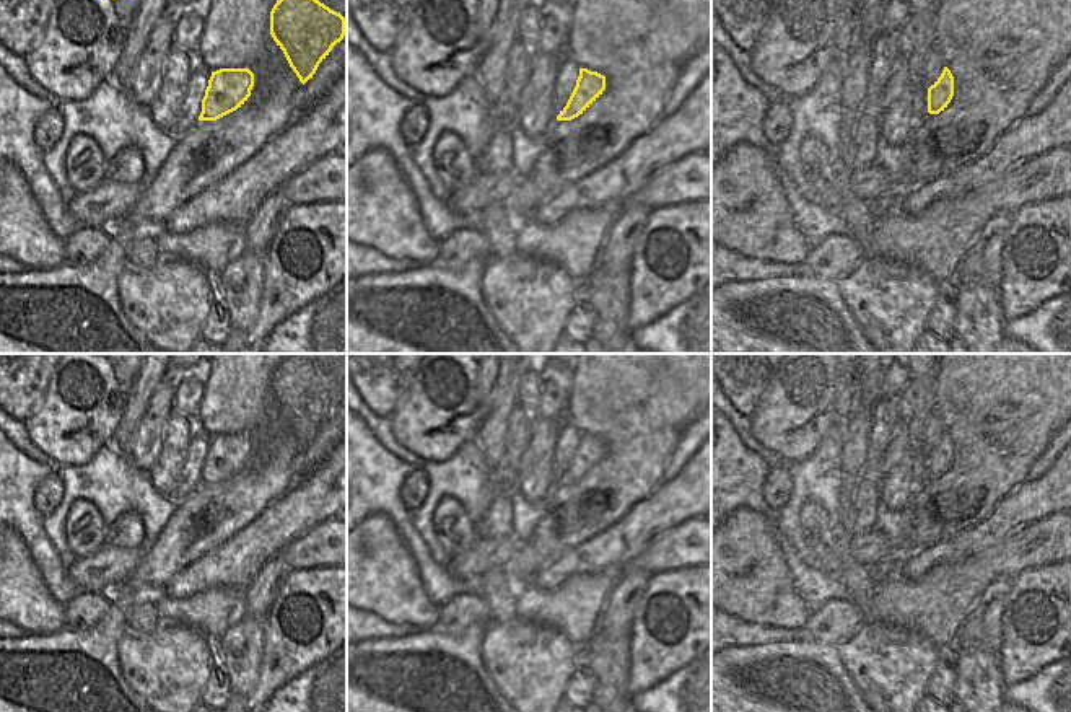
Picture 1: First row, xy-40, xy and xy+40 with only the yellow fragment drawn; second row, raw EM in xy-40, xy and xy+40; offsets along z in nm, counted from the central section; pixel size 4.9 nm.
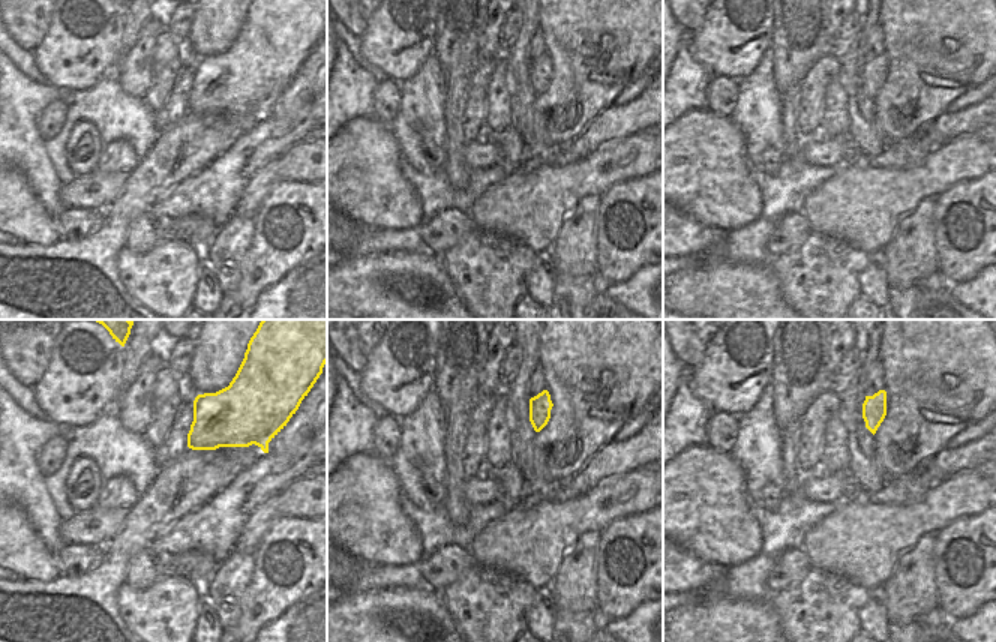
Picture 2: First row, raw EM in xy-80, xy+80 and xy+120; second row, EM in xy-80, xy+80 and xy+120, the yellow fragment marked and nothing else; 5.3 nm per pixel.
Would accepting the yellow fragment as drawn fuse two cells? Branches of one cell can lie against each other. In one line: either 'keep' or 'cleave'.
keep

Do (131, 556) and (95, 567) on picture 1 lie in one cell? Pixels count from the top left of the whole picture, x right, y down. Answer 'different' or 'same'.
same

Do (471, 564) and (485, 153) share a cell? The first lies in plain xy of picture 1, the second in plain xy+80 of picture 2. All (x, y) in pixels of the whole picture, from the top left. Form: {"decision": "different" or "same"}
{"decision": "same"}

